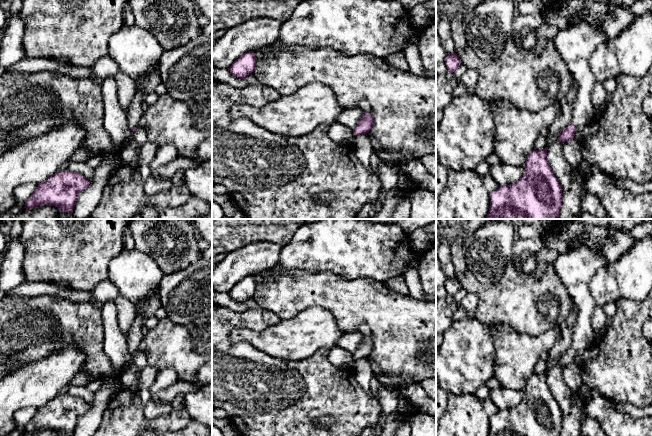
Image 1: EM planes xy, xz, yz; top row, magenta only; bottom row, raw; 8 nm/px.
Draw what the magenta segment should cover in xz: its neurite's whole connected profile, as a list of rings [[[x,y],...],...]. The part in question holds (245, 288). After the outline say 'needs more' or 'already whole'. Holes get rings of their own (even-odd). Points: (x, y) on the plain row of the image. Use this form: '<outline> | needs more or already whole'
[[[249,275],[236,283],[228,293],[234,301],[245,303],[247,299],[255,294],[255,290],[256,283],[254,275]]] | already whole

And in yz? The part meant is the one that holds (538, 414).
[[[547,373],[533,374],[526,382],[525,396],[522,402],[510,409],[501,409],[489,417],[489,436],[560,436],[562,413],[550,392]]] | already whole

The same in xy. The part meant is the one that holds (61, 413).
[[[58,395],[43,407],[25,425],[27,433],[37,430],[55,430],[62,435],[73,436],[79,417],[89,410],[89,404],[80,397]]] | already whole

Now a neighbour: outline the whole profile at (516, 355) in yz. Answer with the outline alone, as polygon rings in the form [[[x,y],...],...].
[[[500,323],[491,326],[495,358],[494,377],[501,387],[523,390],[527,380],[534,374],[540,354],[549,352],[560,338],[561,329],[555,327],[538,336],[518,333],[510,325]]]

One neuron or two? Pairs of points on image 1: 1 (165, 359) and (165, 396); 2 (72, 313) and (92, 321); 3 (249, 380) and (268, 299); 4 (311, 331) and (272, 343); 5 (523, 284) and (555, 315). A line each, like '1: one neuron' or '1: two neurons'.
1: two neurons
2: one neuron
3: two neurons
4: one neuron
5: one neuron

